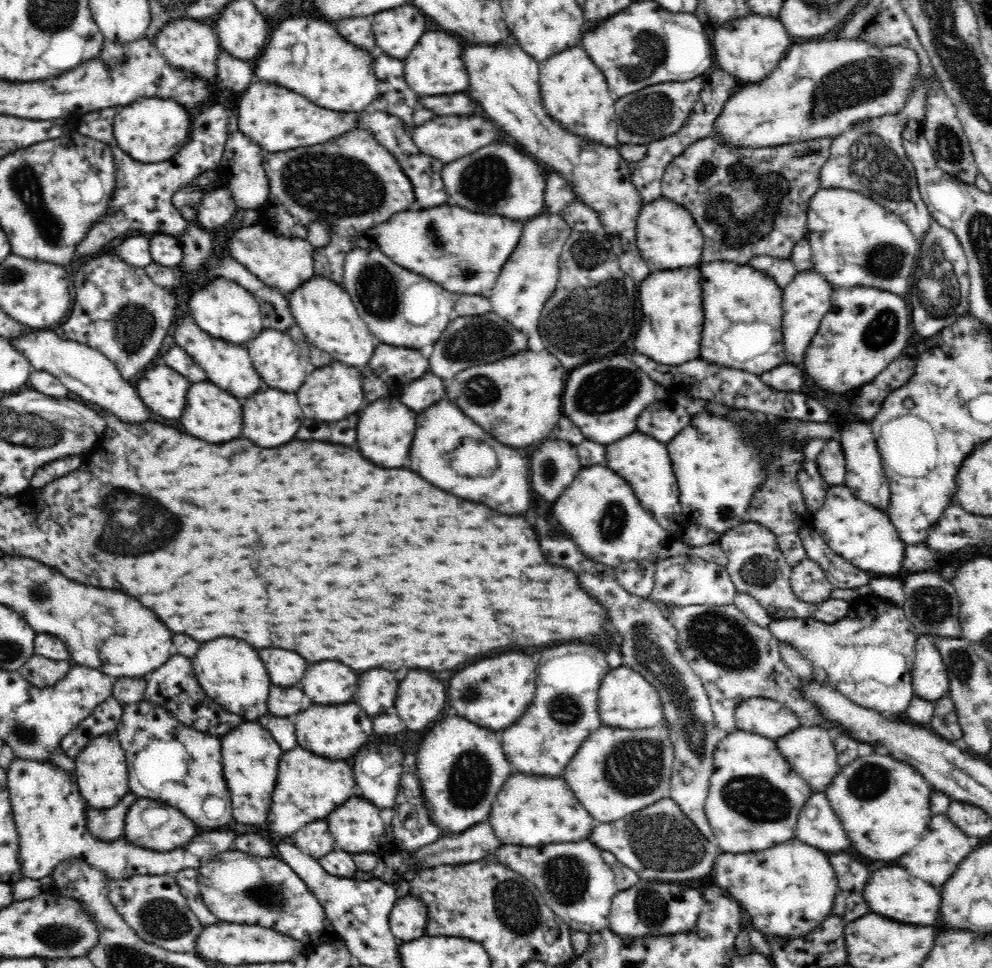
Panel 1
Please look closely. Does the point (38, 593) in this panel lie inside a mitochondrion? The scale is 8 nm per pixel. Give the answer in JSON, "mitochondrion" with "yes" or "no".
{"mitochondrion":"yes"}

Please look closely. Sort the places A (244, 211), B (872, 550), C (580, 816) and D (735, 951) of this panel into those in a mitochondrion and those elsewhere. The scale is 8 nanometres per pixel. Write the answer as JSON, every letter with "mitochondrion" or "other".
{"A":"other","B":"other","C":"other","D":"other"}

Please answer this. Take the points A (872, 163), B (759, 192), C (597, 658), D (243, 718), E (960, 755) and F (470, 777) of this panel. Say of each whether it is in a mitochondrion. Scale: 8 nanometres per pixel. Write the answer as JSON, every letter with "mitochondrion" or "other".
{"A":"mitochondrion","B":"mitochondrion","C":"other","D":"other","E":"other","F":"mitochondrion"}

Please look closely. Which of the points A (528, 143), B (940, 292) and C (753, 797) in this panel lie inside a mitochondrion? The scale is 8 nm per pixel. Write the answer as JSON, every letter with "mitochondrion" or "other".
{"A":"other","B":"mitochondrion","C":"mitochondrion"}

